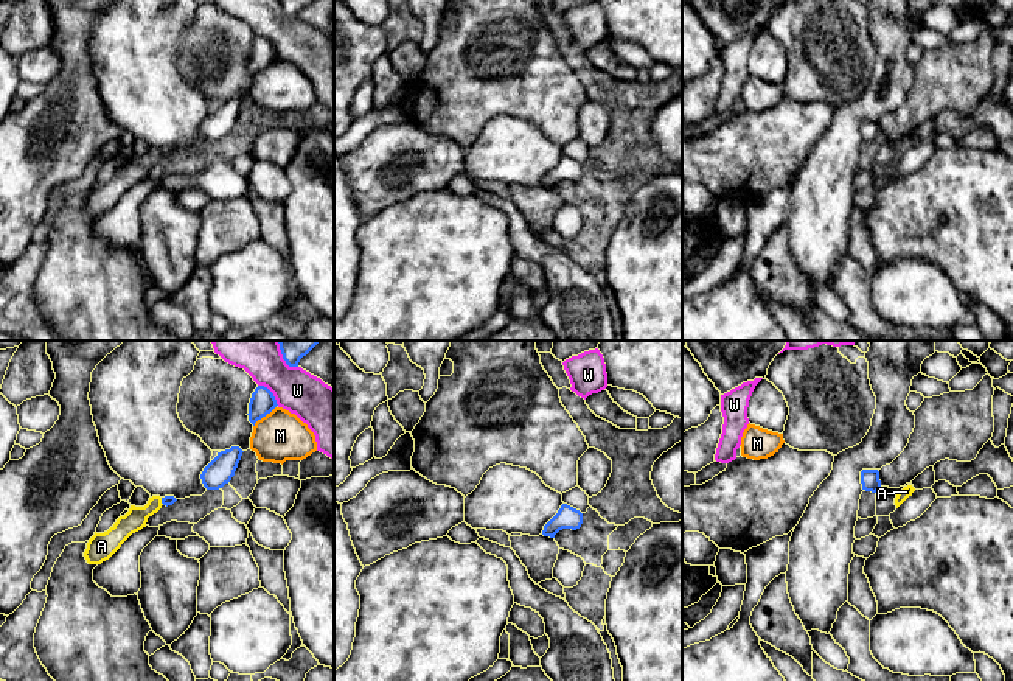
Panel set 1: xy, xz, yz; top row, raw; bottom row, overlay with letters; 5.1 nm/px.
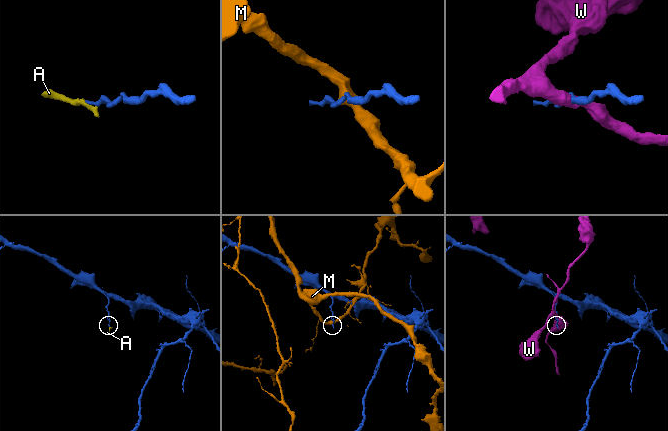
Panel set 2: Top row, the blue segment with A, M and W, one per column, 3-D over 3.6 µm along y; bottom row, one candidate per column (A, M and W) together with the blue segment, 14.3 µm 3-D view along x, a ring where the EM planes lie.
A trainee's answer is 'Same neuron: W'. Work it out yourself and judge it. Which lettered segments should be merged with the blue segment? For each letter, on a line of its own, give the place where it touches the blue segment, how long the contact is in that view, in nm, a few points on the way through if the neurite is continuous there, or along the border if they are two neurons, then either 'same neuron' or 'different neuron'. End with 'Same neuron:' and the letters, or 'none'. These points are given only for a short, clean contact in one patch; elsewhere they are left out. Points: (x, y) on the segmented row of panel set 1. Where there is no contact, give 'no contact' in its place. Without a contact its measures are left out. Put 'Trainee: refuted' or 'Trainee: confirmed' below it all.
A: meets blue in xy at (162, 501); contact 40 nm long; runs through xy (167, 501), (162, 501), (135, 518); same neuron
M: meets blue in xy at (263, 415); contact 160 nm long; different neuron
W: meets blue in xy at (271, 392); contact 160 nm long; border along xy (258, 384), (263, 384), (278, 405); different neuron
Same neuron: A
Trainee: refuted

